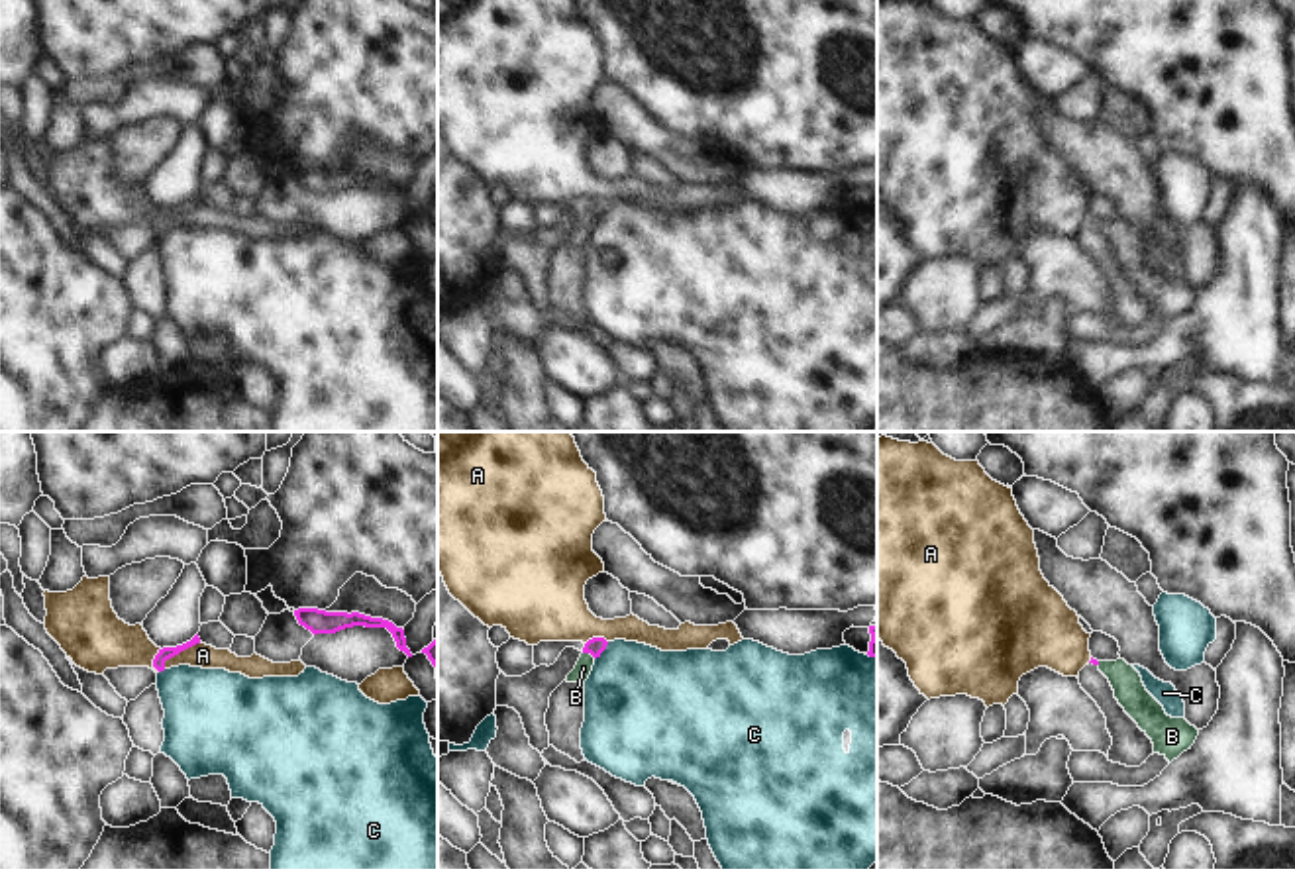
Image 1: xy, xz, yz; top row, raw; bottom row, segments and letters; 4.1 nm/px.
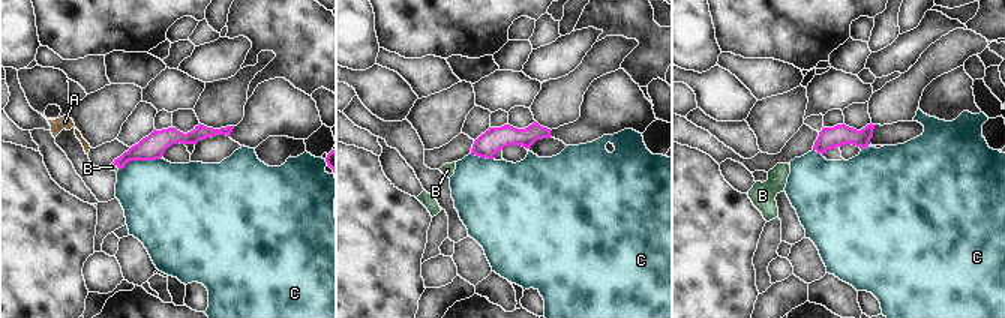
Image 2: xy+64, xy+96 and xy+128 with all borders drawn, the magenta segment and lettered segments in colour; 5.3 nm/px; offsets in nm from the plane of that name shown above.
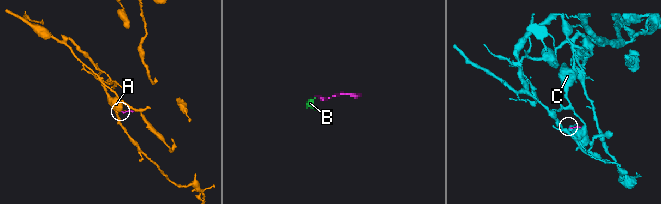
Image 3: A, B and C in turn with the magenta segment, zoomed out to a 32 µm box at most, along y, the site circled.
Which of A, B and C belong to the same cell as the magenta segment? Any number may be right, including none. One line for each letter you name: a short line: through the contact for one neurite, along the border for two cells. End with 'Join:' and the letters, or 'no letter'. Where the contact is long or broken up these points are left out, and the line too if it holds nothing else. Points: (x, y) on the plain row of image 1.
B: xz (595, 206), (589, 212), (583, 228)
Join: B

